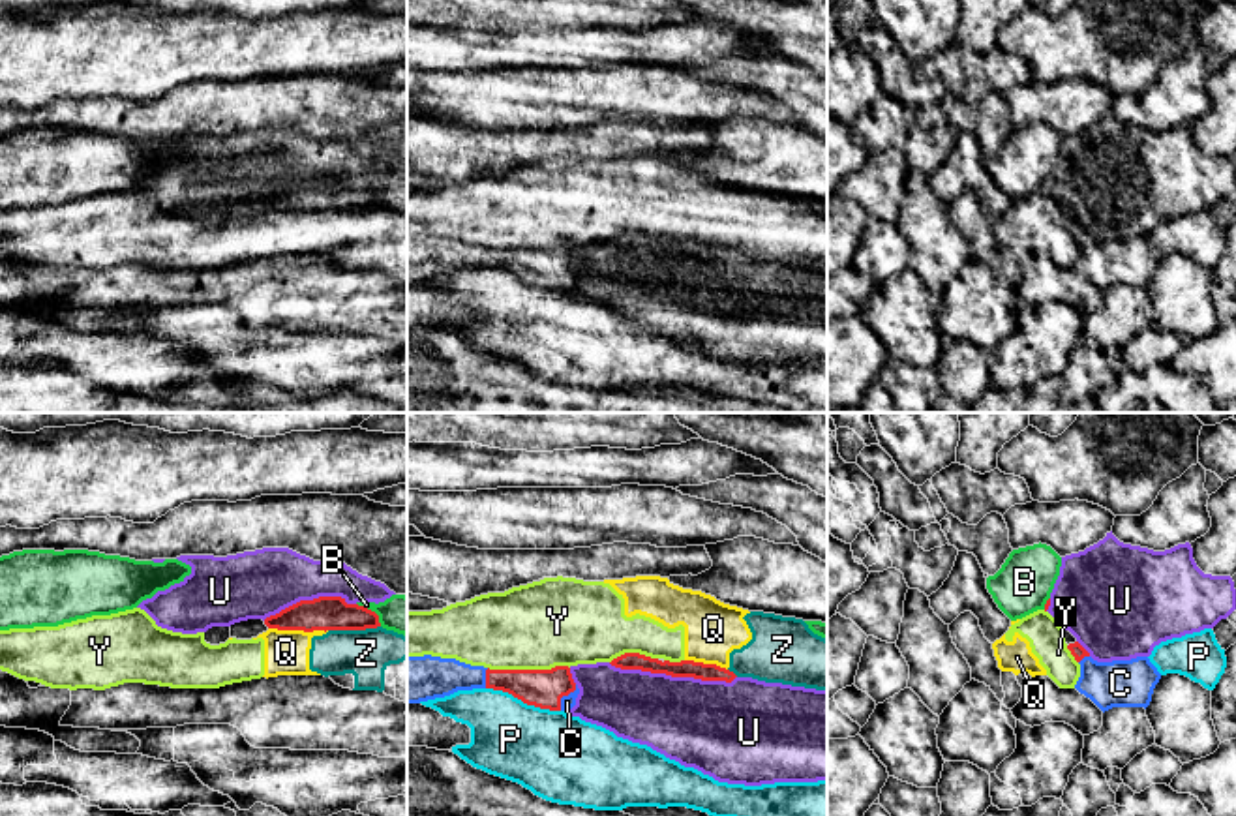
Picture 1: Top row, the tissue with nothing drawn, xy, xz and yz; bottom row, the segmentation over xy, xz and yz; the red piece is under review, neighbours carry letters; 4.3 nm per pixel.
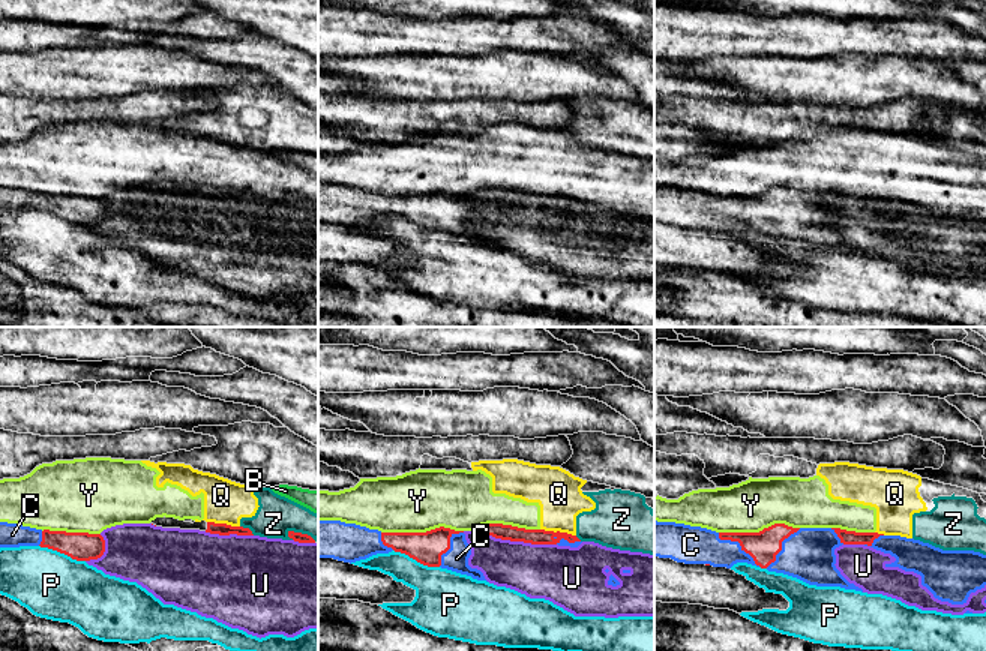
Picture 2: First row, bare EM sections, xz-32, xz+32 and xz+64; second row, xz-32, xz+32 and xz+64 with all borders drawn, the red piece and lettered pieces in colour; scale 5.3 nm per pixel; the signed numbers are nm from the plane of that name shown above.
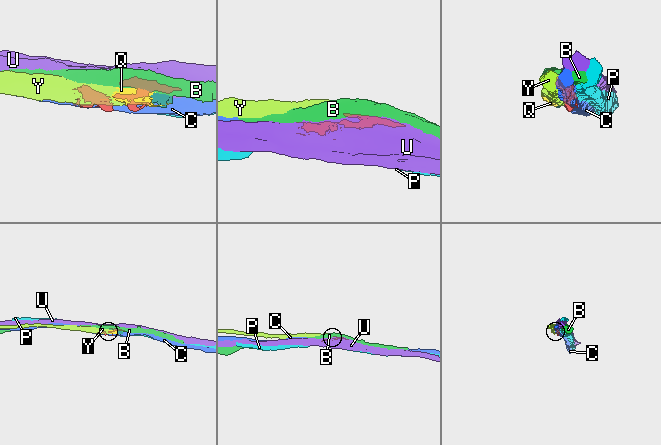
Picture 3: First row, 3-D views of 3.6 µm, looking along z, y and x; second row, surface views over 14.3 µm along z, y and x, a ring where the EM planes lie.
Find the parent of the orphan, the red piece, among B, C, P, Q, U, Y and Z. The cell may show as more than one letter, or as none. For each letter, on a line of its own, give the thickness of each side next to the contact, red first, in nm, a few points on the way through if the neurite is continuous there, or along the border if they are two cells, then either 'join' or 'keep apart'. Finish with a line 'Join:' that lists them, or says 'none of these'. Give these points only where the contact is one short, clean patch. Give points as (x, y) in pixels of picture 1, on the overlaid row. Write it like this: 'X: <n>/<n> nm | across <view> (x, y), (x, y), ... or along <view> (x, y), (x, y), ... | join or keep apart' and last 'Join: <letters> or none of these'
B: 140/160 nm | keep apart
C: 160/60 nm | join
P: 160/360 nm | along xz (486, 687), (507, 691), (527, 704), (559, 711) | keep apart
Q: 140/190 nm | keep apart
U: 80/380 nm | keep apart
Y: 160/380 nm | keep apart
Z: 140/200 nm | keep apart
Join: C

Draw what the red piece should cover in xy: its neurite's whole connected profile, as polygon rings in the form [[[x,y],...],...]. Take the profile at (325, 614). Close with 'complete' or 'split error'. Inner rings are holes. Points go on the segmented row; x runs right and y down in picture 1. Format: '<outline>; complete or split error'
[[[341,597],[300,600],[264,619],[278,630],[366,630],[381,627],[379,615],[364,606],[347,604]]]; complete

